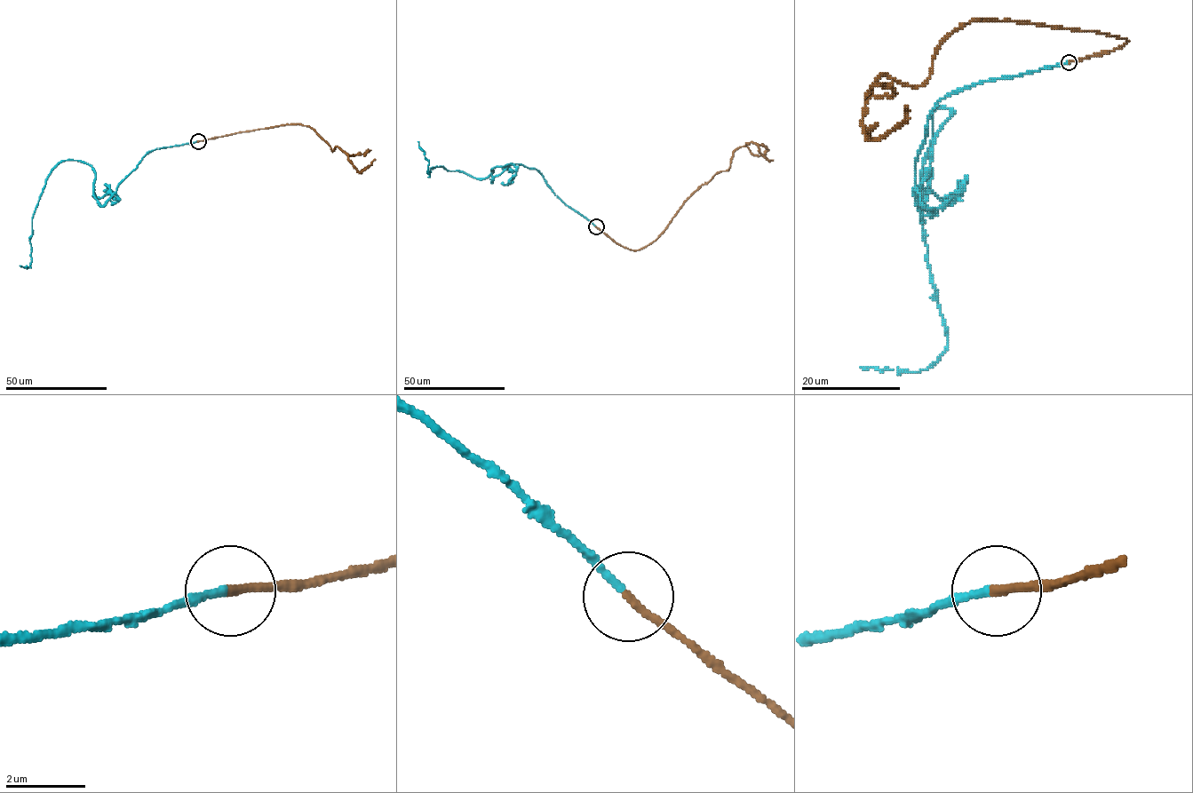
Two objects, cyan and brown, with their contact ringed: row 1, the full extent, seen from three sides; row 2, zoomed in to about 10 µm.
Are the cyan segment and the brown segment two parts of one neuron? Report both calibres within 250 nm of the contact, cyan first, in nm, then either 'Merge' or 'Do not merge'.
Thickness 180 nm (cyan) against 200 nm. Merge

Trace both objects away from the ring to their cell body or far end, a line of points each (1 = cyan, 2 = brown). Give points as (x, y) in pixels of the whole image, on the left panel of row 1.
1: (197, 141), (149, 151), (103, 205), (94, 194), (94, 170), (60, 162), (32, 218), (30, 267), (19, 265)
2: (197, 141), (300, 123), (312, 128), (332, 151), (335, 147), (340, 148), (359, 172), (375, 159)

